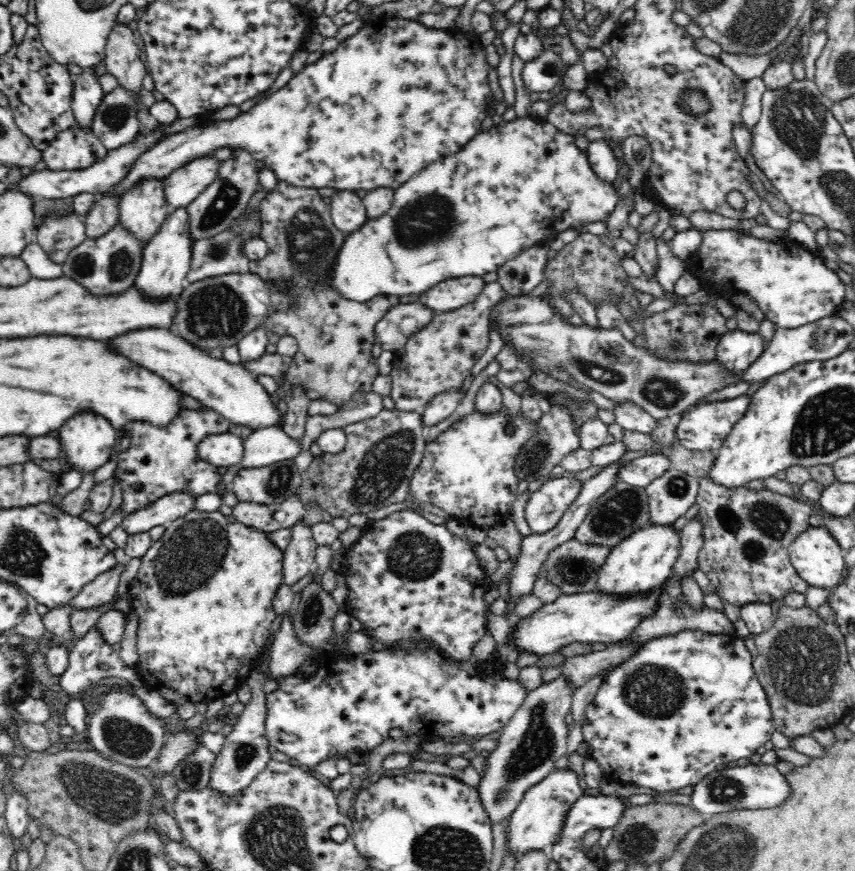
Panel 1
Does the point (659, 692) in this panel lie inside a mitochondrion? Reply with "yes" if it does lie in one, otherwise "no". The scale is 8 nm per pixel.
yes

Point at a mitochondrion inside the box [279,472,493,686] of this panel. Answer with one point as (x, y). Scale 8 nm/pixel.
(416, 556)

